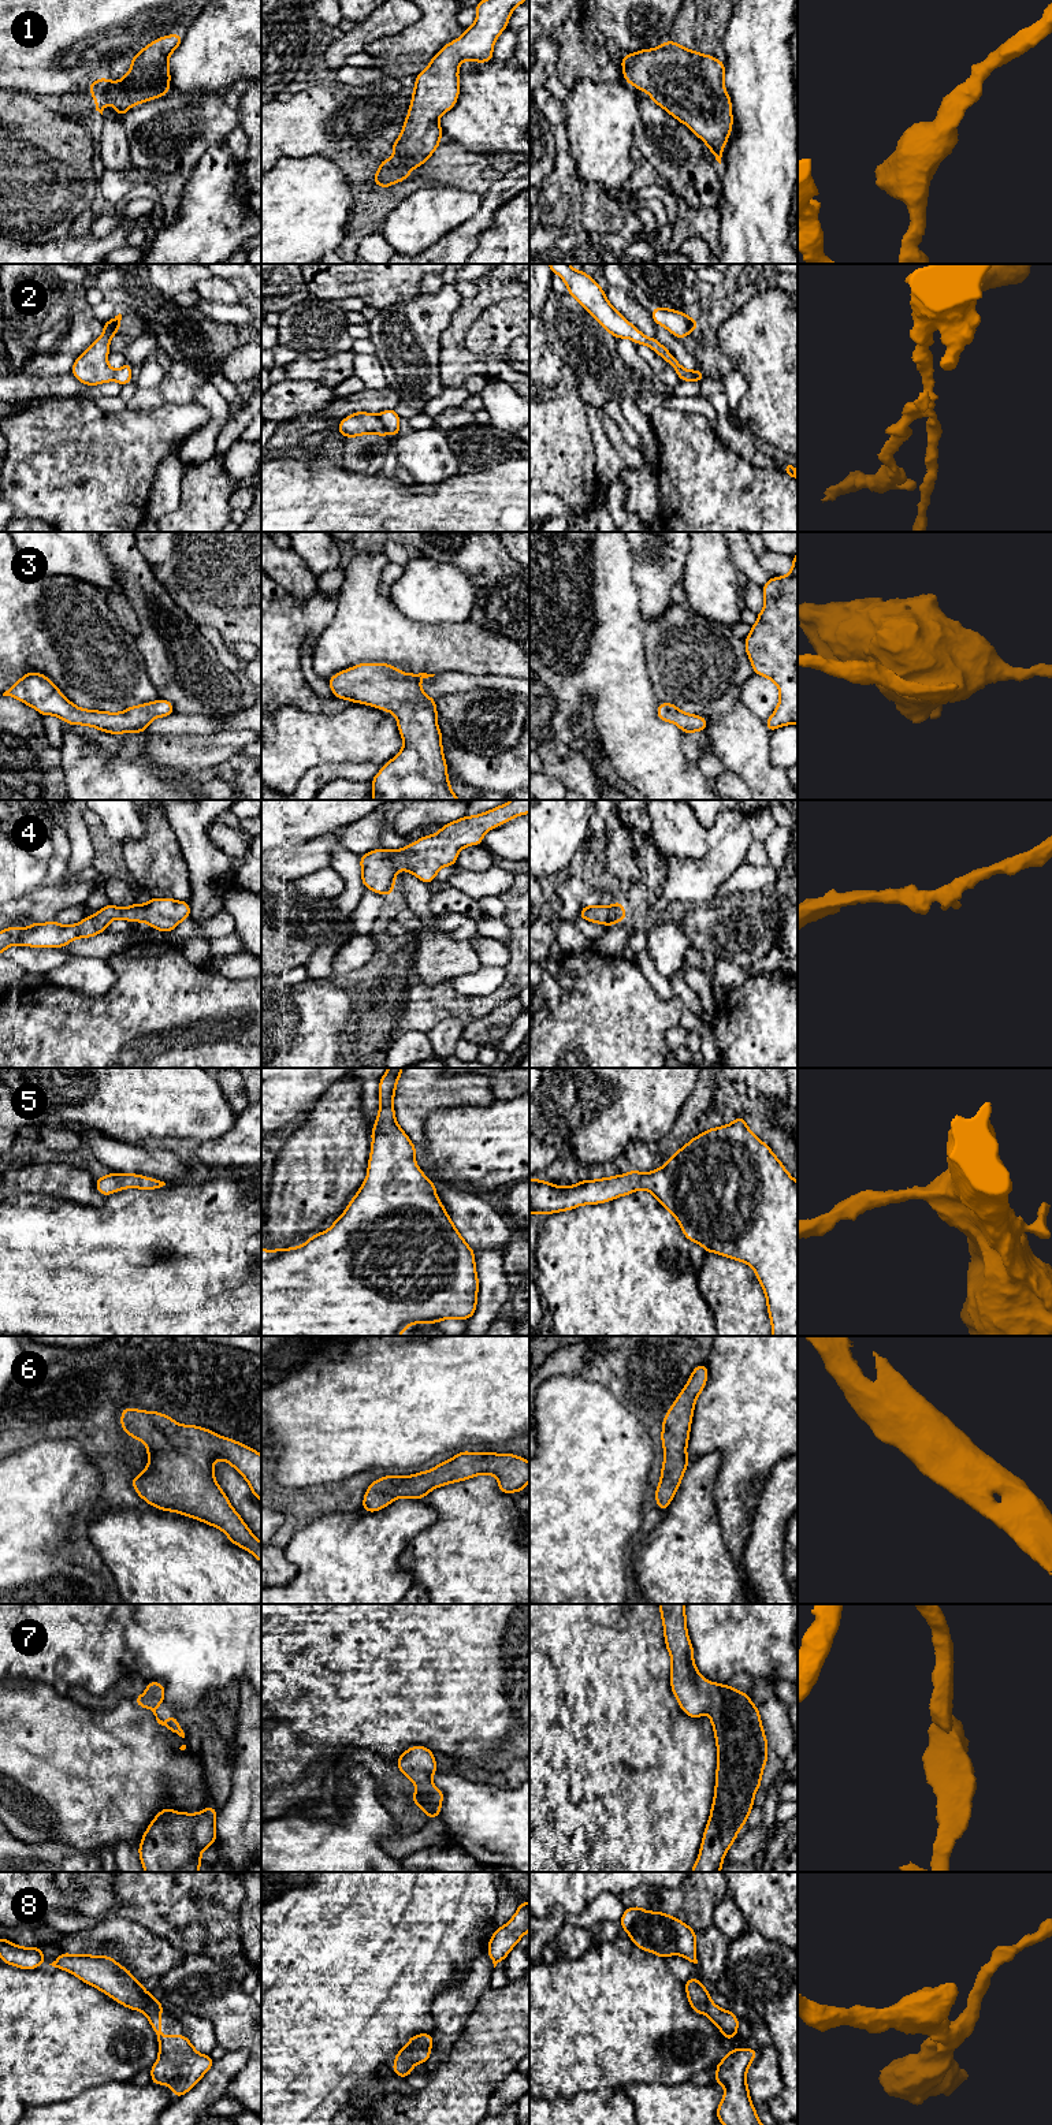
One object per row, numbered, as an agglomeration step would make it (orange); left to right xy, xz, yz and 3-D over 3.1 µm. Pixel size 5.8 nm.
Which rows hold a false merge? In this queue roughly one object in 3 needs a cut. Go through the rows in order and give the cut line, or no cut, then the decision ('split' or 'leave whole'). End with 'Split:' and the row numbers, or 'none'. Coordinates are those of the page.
1: no cut | leave whole
2: xz (378, 416), (387, 431) | split
3: no cut | leave whole
4: no cut | leave whole
5: no cut | leave whole
6: no cut | leave whole
7: no cut | leave whole
8: no cut | leave whole
Split: 2

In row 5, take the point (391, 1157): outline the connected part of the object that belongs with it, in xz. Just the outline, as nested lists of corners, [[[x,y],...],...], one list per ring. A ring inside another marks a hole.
[[[389,1068],[379,1080],[380,1108],[376,1124],[371,1130],[372,1147],[367,1175],[358,1192],[346,1210],[331,1224],[331,1228],[309,1238],[306,1243],[293,1248],[261,1248],[261,1336],[399,1336],[410,1324],[436,1324],[457,1318],[469,1320],[476,1311],[479,1280],[475,1266],[475,1251],[456,1229],[439,1201],[435,1183],[428,1180],[415,1161],[416,1146],[398,1125],[394,1112],[394,1094],[404,1068]]]

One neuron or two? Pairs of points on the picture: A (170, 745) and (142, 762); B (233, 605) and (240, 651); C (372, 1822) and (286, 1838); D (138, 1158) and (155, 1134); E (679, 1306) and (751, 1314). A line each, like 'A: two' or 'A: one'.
A: two
B: two
C: one
D: two
E: two

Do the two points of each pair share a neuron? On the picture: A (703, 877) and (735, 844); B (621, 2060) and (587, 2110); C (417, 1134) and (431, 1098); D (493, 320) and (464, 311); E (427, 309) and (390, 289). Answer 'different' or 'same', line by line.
A: same
B: different
C: same
D: different
E: different

